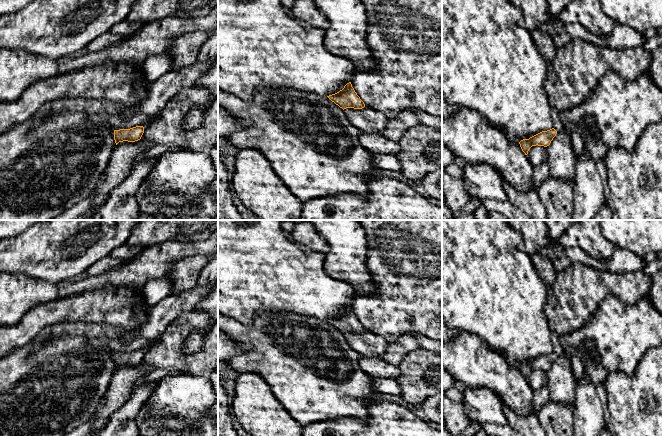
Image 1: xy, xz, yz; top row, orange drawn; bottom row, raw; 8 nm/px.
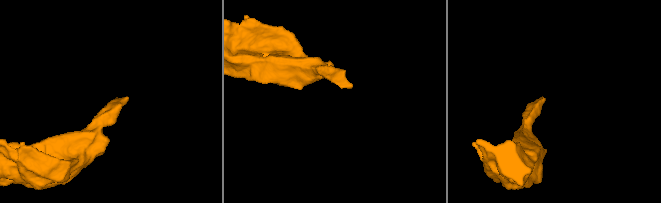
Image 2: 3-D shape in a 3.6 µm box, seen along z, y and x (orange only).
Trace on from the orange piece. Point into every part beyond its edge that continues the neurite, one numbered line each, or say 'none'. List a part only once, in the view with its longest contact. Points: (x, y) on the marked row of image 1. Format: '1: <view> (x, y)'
1: yz (558, 125)

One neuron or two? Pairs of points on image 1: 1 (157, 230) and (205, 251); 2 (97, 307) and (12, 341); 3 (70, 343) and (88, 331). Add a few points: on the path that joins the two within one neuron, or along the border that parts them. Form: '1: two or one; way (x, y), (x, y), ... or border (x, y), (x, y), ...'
1: two; border (205, 239), (188, 241), (165, 240), (159, 244)
2: one; way (76, 308), (42, 315), (33, 323)
3: two; border (58, 336), (83, 335), (104, 339)

